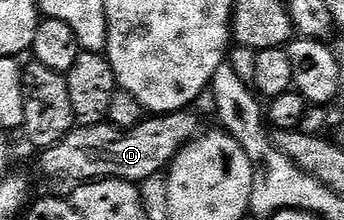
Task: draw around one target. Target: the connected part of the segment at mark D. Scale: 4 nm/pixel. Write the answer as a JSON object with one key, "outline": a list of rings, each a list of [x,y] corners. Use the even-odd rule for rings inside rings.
{"outline":[[[191,108],[173,113],[145,116],[133,129],[119,129],[111,123],[80,125],[40,156],[40,169],[48,177],[69,177],[72,183],[101,179],[139,183],[150,175],[164,173],[172,160],[201,132],[200,117]]]}

